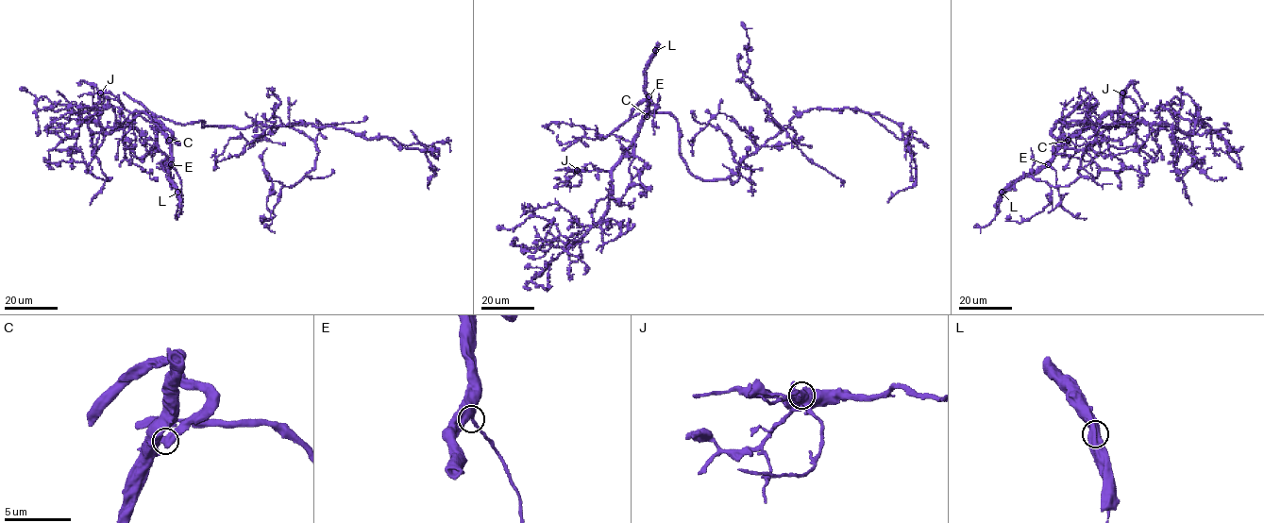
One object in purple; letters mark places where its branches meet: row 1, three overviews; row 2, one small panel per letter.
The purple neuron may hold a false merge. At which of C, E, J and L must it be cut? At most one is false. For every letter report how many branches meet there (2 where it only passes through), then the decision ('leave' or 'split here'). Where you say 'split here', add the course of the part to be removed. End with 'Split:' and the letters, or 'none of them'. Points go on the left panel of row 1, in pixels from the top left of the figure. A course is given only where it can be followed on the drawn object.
C: 2 | split here | (169, 140), (177, 143), (156, 115), (246, 128), (303, 121), (420, 143), (439, 154), (410, 130)
E: 2 | leave
J: 2 | leave
L: 2 | leave
Split: C

